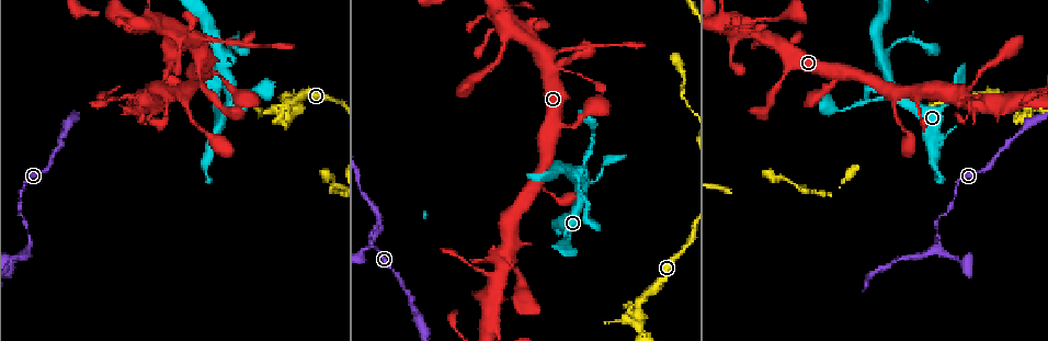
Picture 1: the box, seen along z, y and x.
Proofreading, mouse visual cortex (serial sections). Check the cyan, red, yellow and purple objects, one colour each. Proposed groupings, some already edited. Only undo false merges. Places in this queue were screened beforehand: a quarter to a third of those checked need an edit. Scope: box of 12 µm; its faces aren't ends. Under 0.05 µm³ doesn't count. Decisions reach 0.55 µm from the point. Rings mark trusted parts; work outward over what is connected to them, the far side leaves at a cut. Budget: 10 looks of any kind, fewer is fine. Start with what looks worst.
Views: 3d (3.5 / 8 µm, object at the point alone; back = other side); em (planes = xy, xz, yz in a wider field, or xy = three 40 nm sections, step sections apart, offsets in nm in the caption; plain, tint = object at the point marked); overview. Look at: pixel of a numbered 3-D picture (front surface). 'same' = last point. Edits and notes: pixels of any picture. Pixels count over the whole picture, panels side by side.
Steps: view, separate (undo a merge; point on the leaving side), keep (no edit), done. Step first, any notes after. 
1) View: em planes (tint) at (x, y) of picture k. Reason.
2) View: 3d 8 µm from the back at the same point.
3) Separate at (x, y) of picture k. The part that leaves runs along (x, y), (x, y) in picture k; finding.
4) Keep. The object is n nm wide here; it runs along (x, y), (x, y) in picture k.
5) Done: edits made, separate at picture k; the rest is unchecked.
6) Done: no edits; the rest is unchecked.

View: 3d 8 µm at (636, 319) of picture 1. Arms part here.

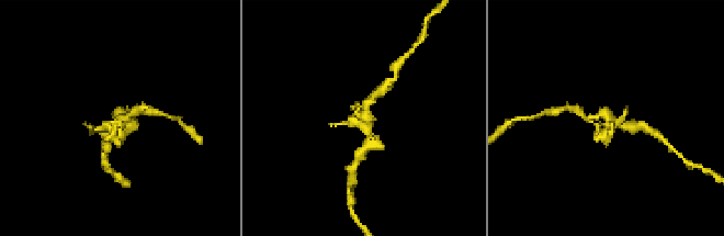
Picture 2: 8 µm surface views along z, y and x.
View: 3d 3.5 µm at (362, 120) of picture 2.

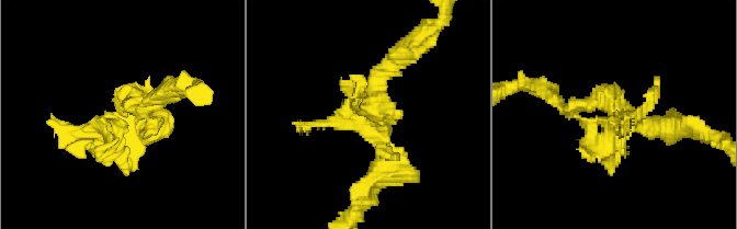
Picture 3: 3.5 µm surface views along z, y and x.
View: em planes (tint) at (371, 114) of picture 3.

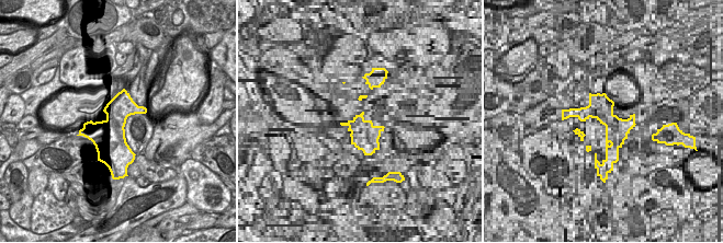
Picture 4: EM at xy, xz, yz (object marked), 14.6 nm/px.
Separate at (113, 147) of picture 3. A second cell is stuck on.

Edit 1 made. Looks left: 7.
View: overview.

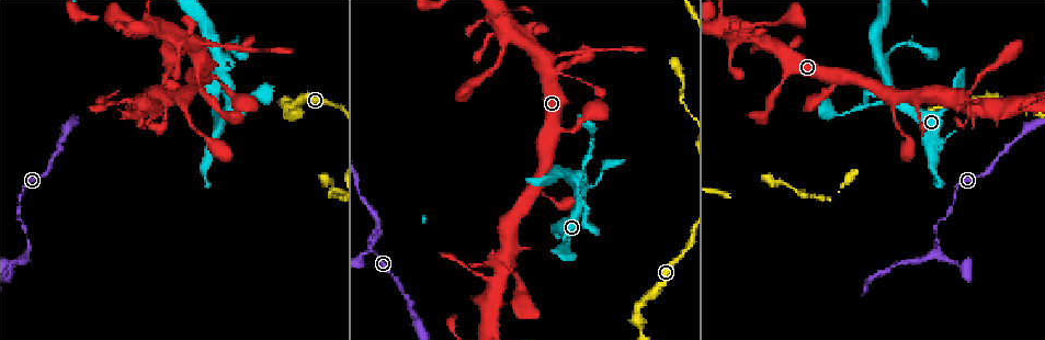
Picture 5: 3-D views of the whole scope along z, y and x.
View: 3d 3.5 µm at (882, 61) of picture 5. Three arms meet.

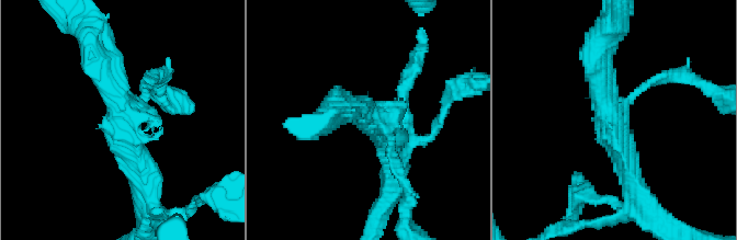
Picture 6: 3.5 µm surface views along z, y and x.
View: em planes (tint) at (121, 118) of picture 6. Need the tissue.

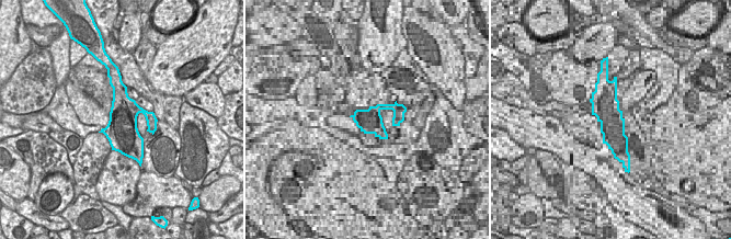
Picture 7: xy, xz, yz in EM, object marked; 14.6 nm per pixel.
Keep. It runs along (145, 181), (122, 103), (91, 53) in picture 6; one cell here.

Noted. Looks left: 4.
View: 3d 8 µm at (201, 44) of picture 5. Sharp bend.

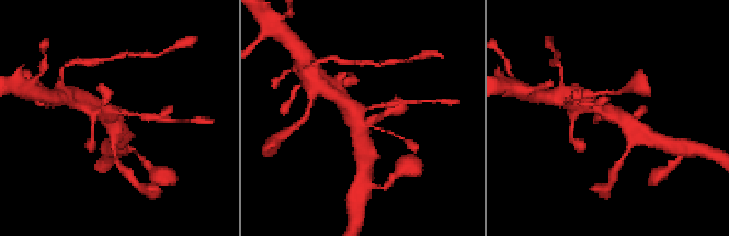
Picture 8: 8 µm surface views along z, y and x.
View: 3d 3.5 µm from the back at (609, 111) of picture 8.

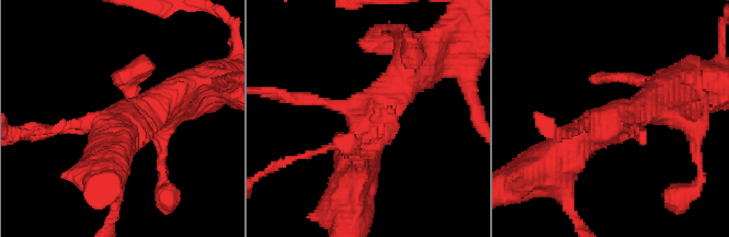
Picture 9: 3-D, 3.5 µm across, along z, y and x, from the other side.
View: em xy step 1 (tint) at (617, 122) of picture 9. Need the tissue.

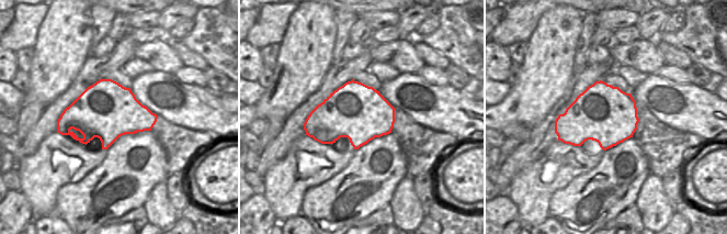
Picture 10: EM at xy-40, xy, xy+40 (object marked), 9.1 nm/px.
Keep. The object is 500 nm wide here; it runs along (553, 161), (594, 127), (657, 100) in picture 9; continuous, no second cell.

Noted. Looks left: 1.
Done: edits made, separate at picture 3; the rest is unchecked.

